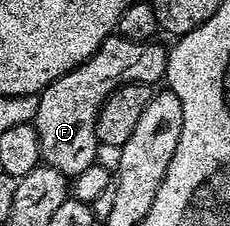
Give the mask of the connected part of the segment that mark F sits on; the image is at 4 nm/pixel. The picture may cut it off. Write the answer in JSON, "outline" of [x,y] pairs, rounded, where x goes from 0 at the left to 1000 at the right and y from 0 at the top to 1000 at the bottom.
{"outline":[[[487,146],[430,204],[422,235],[404,235],[404,252],[343,279],[300,323],[248,341],[248,358],[230,358],[200,394],[170,407],[170,460],[143,558],[170,611],[170,681],[183,717],[296,783],[370,765],[370,748],[387,748],[387,730],[422,717],[426,686],[413,681],[439,668],[439,637],[422,606],[422,518],[448,451],[543,367],[674,376],[687,350],[696,363],[726,323],[726,230],[730,212],[704,208],[691,181],[643,181],[635,190],[561,181],[539,155]]]}

